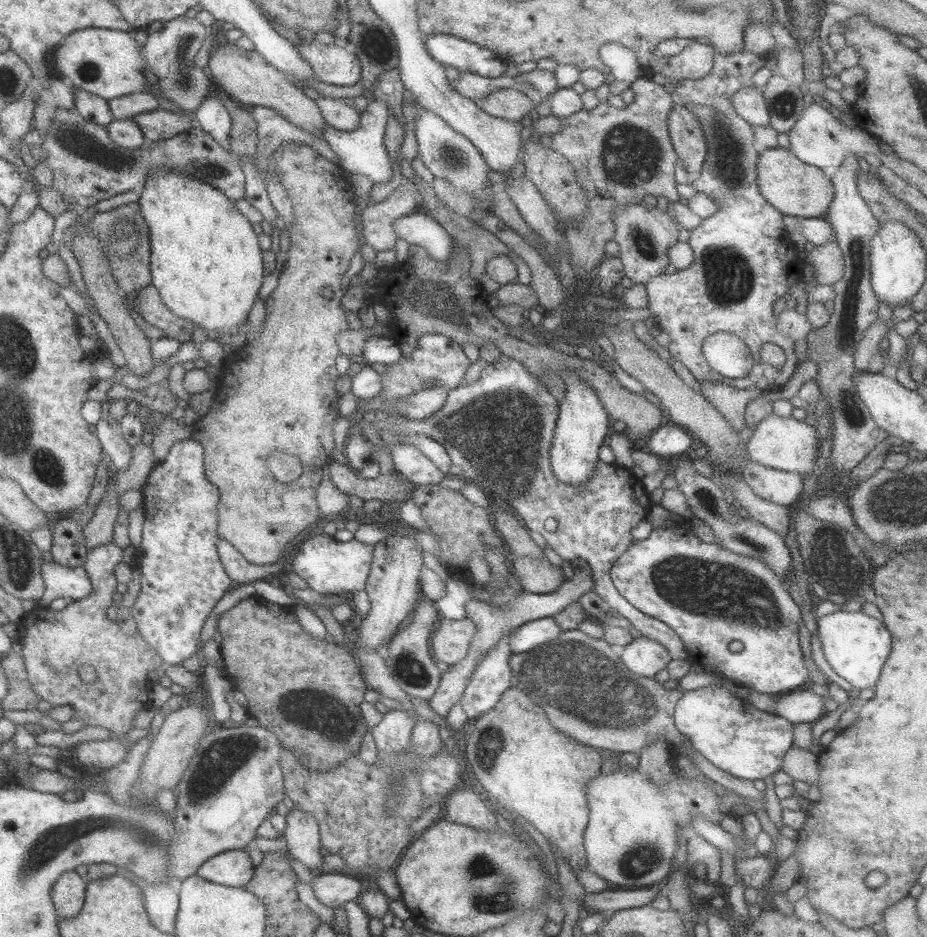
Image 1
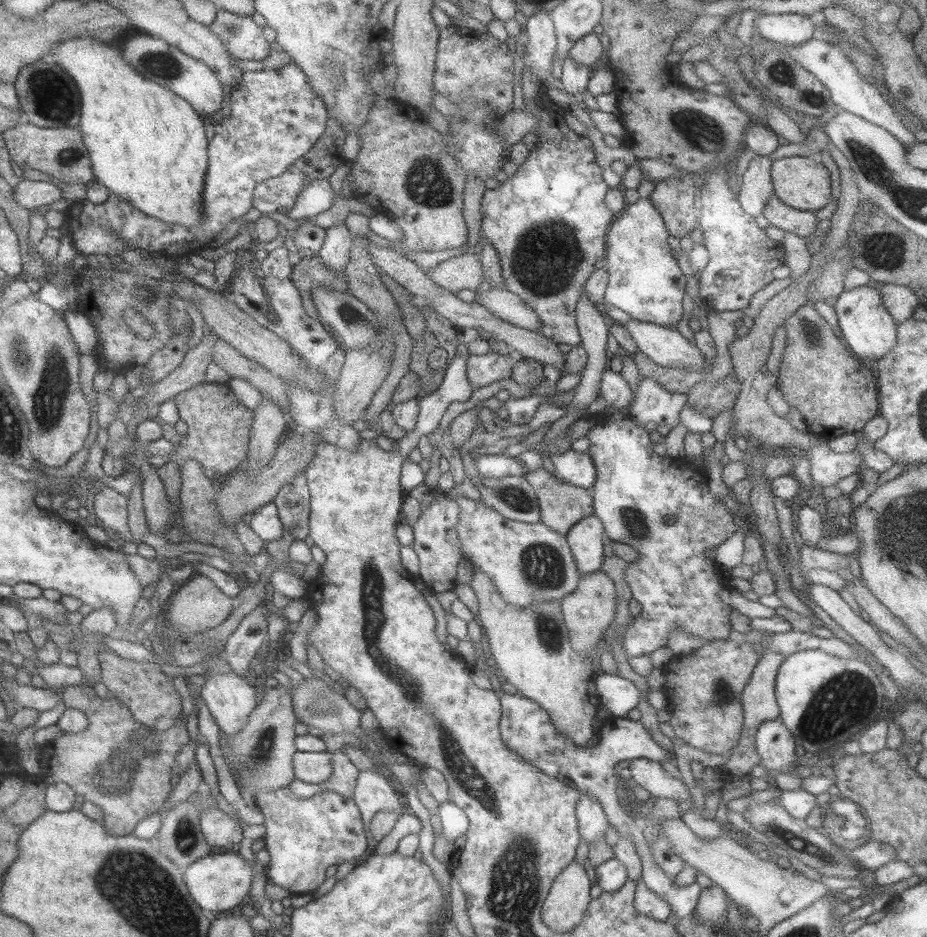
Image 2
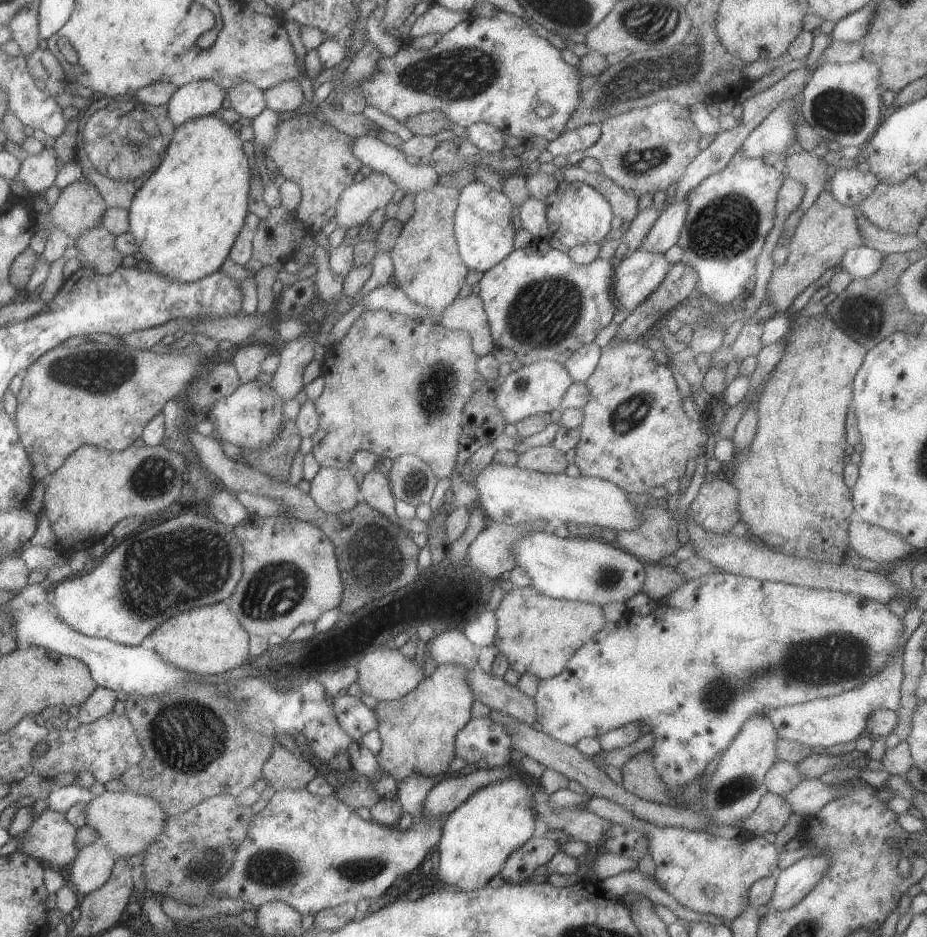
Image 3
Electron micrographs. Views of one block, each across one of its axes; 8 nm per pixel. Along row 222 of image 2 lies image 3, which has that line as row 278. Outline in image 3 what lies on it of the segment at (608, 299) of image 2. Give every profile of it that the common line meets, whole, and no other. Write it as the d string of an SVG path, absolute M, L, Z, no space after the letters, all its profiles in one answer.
M637 250L628 253L614 268L613 296L618 307L633 311L659 284L669 271L663 254Z

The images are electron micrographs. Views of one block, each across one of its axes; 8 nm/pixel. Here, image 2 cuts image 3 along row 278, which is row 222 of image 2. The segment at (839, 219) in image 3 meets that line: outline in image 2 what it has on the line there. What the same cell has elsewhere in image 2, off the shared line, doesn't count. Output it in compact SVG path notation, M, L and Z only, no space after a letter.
M773 195L769 196L762 215L767 219L769 225L806 238L819 225L814 213L813 211L797 211L789 208Z

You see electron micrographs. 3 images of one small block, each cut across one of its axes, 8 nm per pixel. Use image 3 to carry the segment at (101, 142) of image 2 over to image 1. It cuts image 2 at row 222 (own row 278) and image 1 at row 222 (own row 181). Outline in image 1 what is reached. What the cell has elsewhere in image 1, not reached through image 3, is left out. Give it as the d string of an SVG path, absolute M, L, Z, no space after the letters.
M158 171L153 177L150 177L139 188L141 195L137 200L138 206L147 225L150 243L149 252L149 268L150 268L150 284L157 290L161 302L177 318L191 320L195 327L205 328L205 330L214 330L218 332L221 337L223 334L235 334L237 326L241 326L247 318L255 298L257 298L258 291L260 290L263 281L263 267L262 267L262 250L258 243L258 229L253 227L238 211L233 201L226 198L217 188L212 188L205 182L190 178L189 176L181 175L179 172L174 171Z

